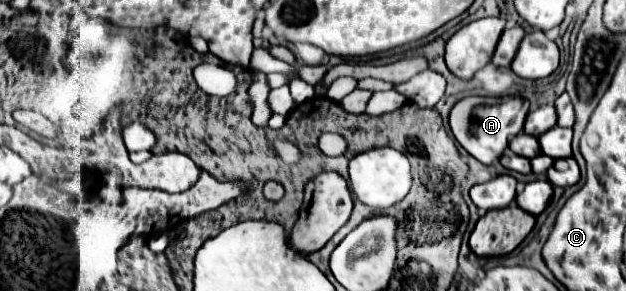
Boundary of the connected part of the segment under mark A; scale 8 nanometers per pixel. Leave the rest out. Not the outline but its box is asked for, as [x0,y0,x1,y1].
[449,96,529,164]

